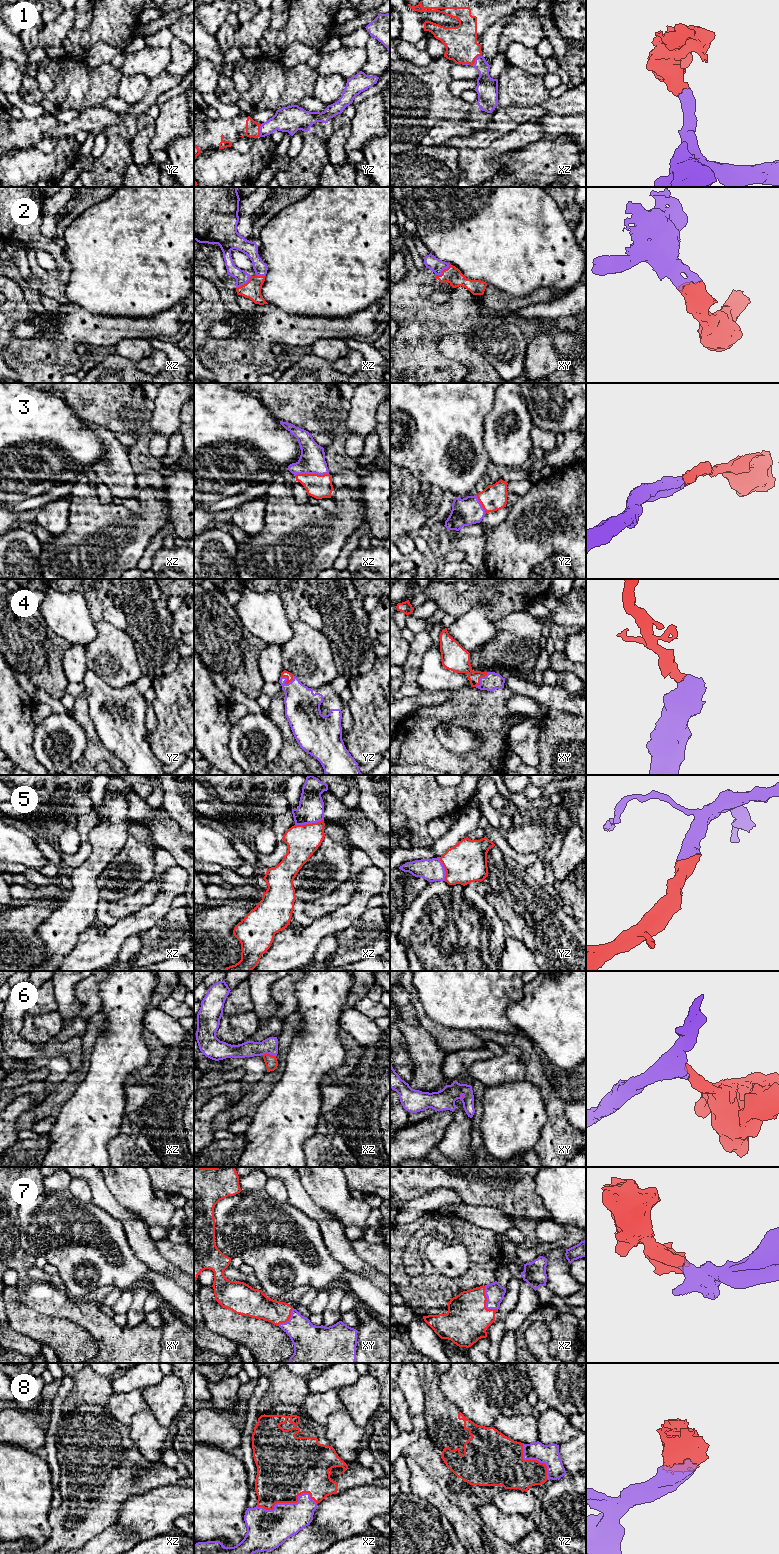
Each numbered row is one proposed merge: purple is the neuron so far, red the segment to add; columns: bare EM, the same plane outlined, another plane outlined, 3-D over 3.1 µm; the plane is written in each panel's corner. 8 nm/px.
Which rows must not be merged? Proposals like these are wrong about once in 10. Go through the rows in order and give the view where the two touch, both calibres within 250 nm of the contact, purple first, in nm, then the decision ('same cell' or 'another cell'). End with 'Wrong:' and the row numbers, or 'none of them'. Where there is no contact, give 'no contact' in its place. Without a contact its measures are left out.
1: xz | 170/260 nm | same cell
2: xy | 110/140 nm | same cell
3: xz | 200/190 nm | same cell
4: yz | 280/50 nm | same cell
5: xz | 200/260 nm | same cell
6: xz | 130/100 nm | same cell
7: xz | 150/340 nm | same cell
8: xz | 300/440 nm | same cell
Wrong: none of them

